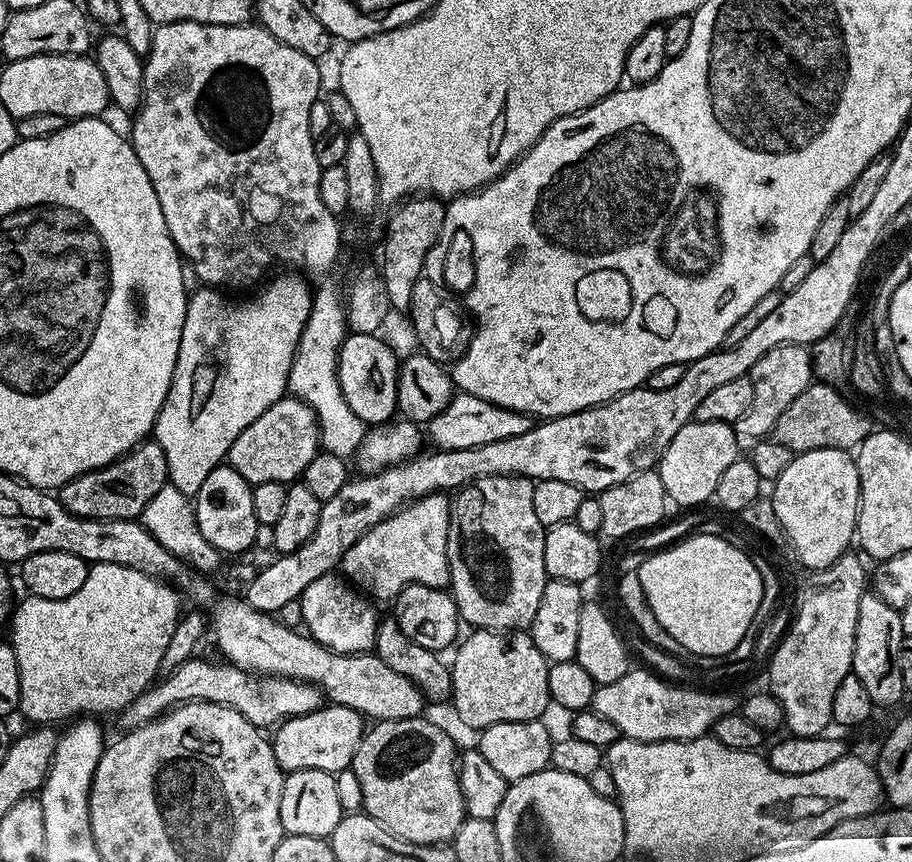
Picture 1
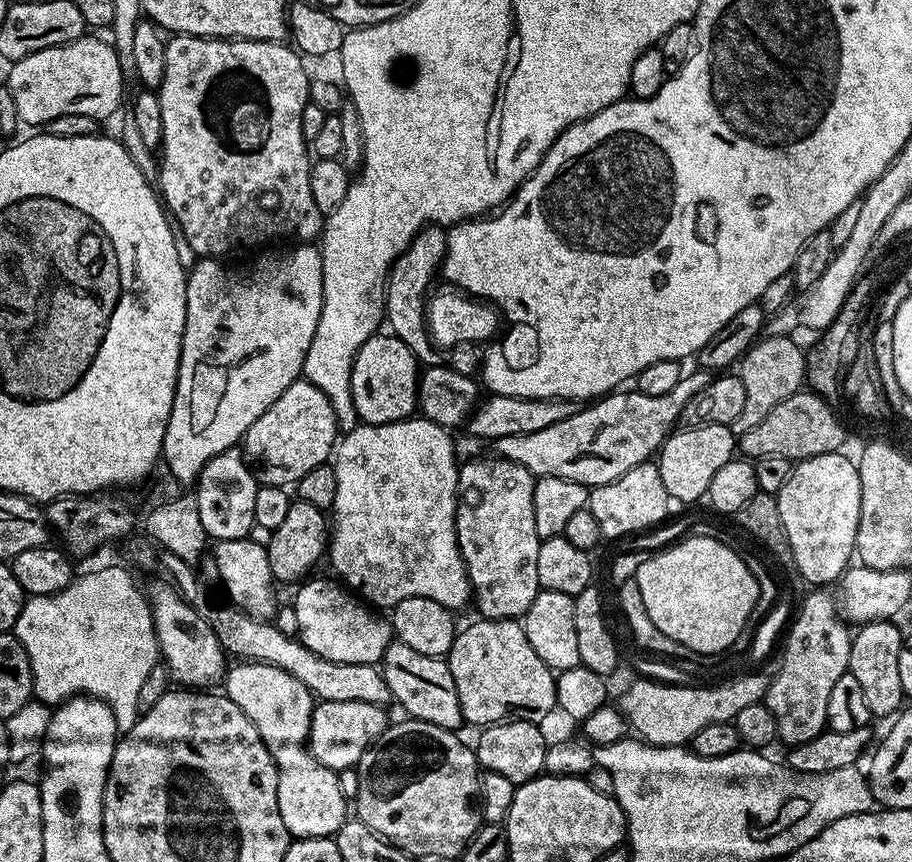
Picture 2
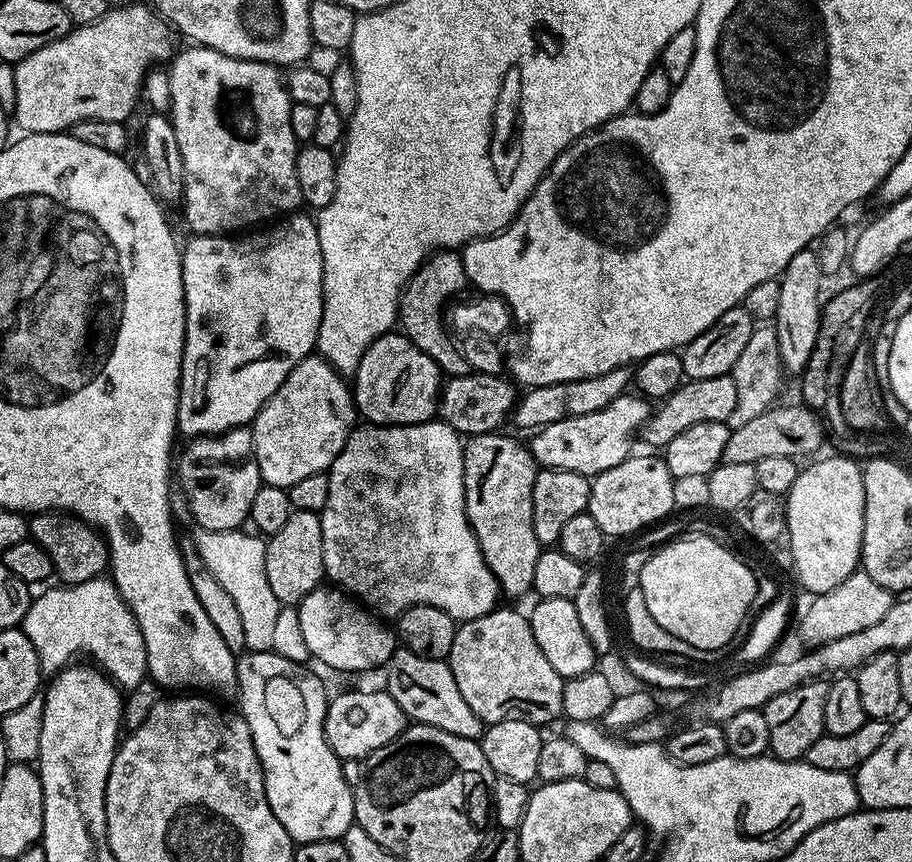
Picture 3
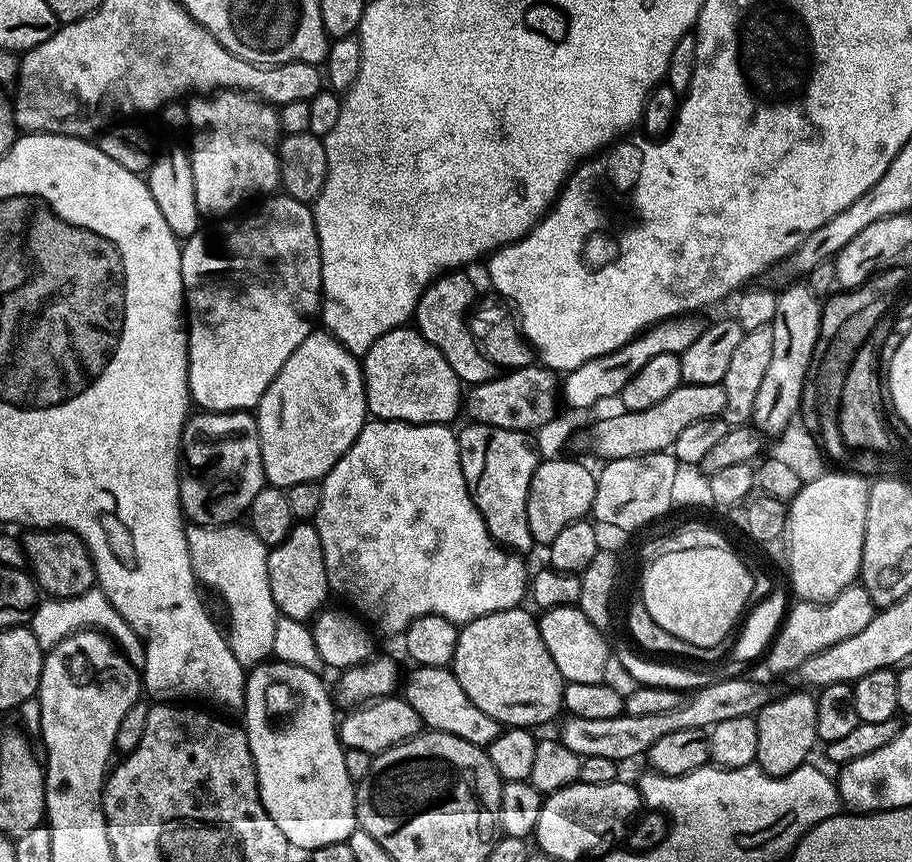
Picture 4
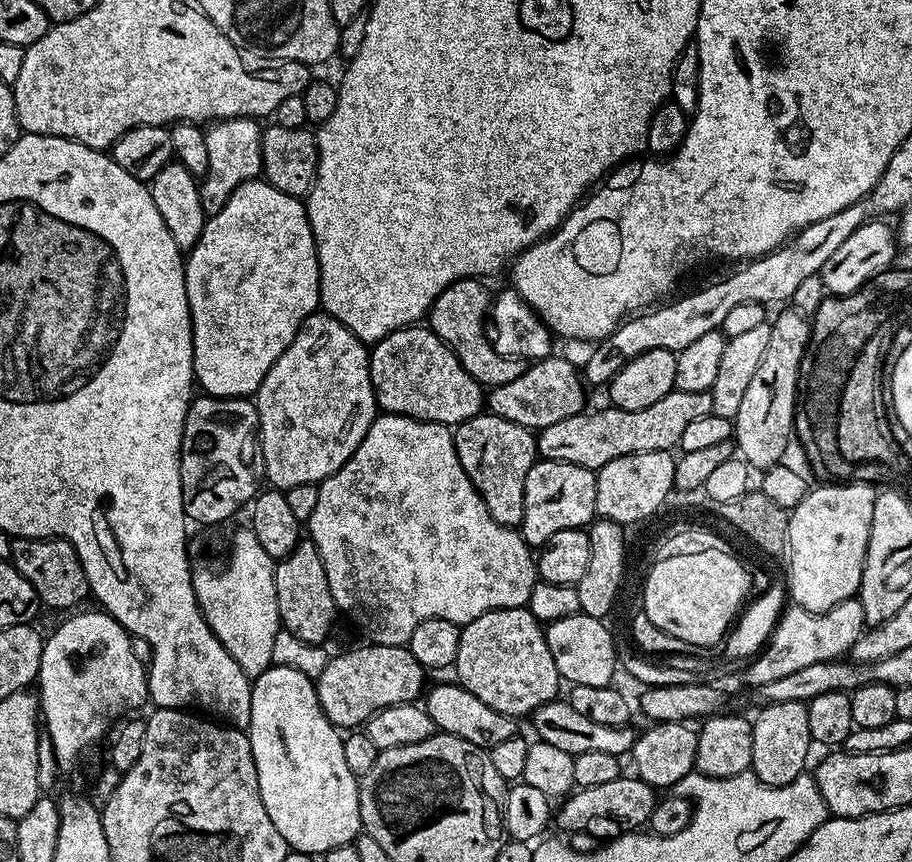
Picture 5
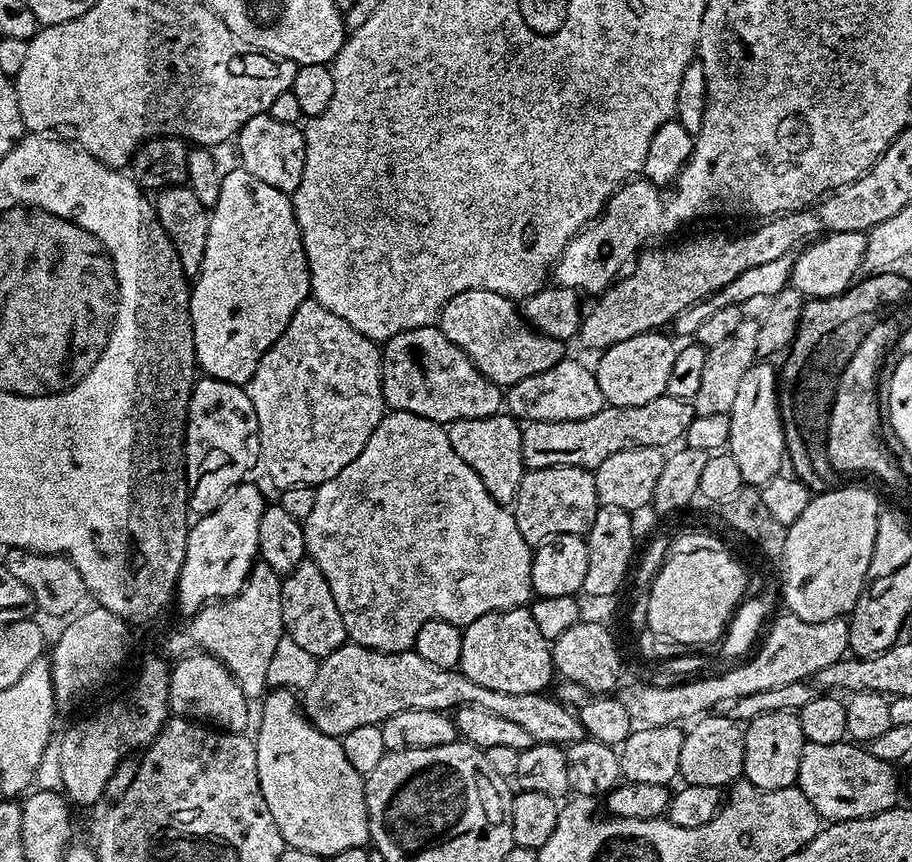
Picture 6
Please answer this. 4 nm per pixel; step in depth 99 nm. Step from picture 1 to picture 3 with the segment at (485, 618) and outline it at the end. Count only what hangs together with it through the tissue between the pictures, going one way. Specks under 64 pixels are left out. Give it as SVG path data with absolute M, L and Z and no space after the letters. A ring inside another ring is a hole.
M503 431L467 437L464 444L464 505L478 538L482 558L500 583L501 593L524 596L532 592L534 565L542 551L534 538L532 495L538 465L527 443L519 444Z

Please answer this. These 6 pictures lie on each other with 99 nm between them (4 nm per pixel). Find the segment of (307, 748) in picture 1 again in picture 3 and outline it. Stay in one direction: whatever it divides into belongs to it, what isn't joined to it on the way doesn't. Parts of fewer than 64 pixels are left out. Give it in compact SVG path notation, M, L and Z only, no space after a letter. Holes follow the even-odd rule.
M387 690L380 692L344 692L341 696L333 695L328 702L324 733L330 750L342 762L345 760L364 761L382 746L394 742L402 734L410 721L404 715L402 706L394 702Z

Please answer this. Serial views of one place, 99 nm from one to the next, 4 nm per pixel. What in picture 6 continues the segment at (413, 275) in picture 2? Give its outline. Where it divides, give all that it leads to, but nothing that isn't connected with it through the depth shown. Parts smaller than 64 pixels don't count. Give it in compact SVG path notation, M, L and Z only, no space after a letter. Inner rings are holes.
M468 288L462 294L454 294L440 311L438 327L442 335L450 338L454 346L458 346L458 350L468 355L487 380L501 386L522 382L522 378L530 378L530 374L542 374L542 370L558 366L558 362L566 356L565 341L547 336L525 319L521 309L513 301L502 294L494 294L490 288Z

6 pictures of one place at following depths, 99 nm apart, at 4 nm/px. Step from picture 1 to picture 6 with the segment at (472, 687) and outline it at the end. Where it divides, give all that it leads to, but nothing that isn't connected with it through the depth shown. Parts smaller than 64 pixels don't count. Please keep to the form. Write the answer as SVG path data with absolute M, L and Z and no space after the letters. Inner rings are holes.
M531 607L507 608L505 612L491 612L474 622L463 625L462 658L459 671L487 686L506 694L534 694L544 692L554 677L550 641L542 638L534 623Z

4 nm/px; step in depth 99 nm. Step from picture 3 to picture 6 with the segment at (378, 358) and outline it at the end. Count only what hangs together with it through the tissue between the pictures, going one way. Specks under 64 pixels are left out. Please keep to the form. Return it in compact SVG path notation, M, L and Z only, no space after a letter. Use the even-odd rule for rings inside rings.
M436 326L413 328L383 341L380 377L389 409L418 414L441 426L455 420L494 416L502 408L501 385L487 380L468 355L458 350Z

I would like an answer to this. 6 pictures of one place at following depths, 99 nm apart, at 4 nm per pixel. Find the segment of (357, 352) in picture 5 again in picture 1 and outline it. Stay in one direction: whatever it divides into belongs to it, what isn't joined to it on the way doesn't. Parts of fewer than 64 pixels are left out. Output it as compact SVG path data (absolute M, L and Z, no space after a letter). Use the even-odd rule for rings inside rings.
M288 394L283 400L274 402L274 406L270 406L262 418L250 422L250 426L246 426L246 430L234 438L234 446L230 446L226 460L234 470L238 470L238 474L242 474L247 484L288 484L303 477L306 466L310 466L310 458L314 458L319 451L320 427L314 410L306 406L306 402Z

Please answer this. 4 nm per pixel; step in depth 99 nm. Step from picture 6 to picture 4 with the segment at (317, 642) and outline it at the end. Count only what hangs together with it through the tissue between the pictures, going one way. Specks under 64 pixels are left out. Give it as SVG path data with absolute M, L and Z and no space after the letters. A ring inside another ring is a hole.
M293 523L290 534L286 534L282 542L269 547L268 564L270 591L279 615L308 622L329 603L330 589L322 554L322 538L318 538L315 523Z

